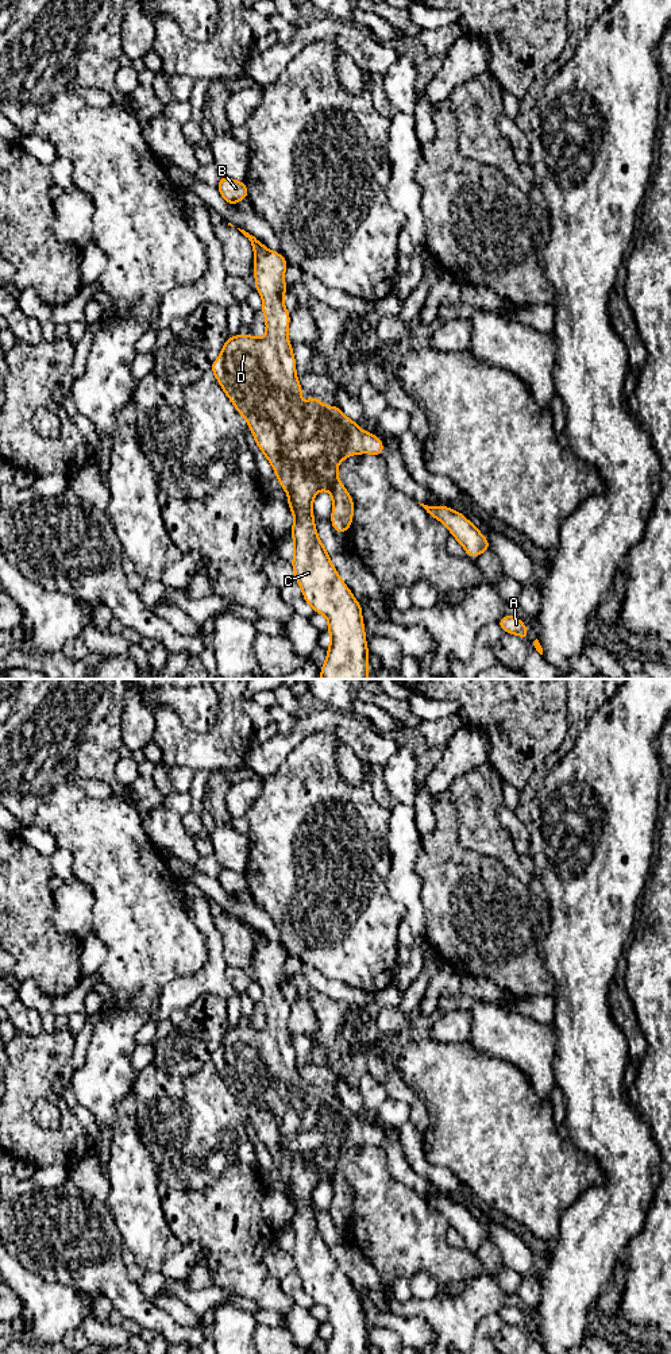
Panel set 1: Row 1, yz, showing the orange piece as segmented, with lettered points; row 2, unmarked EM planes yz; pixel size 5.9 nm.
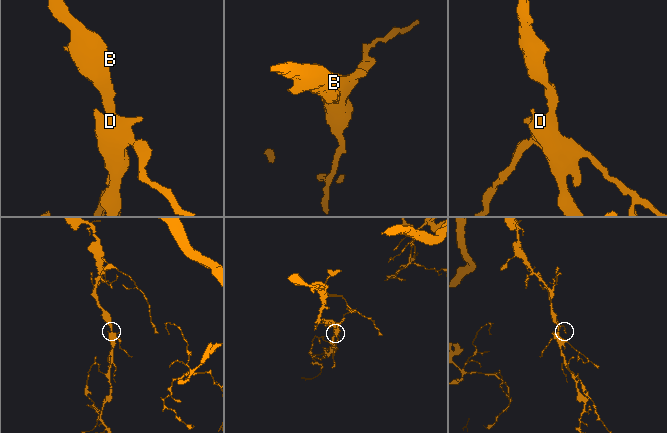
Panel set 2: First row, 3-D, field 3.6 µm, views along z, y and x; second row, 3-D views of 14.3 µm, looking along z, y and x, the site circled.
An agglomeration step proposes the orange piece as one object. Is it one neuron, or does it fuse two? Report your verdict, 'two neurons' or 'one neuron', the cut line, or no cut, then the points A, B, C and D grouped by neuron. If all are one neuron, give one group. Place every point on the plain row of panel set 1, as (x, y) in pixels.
one neuron | no cut | A B C D

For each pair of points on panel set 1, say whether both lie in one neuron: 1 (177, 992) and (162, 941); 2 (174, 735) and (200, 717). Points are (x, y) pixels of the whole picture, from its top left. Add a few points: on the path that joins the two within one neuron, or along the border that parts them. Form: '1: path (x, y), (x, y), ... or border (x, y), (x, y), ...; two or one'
1: border (203, 967), (191, 975), (174, 978), (158, 995); two
2: border (164, 706), (196, 732), (207, 732), (216, 722); two

